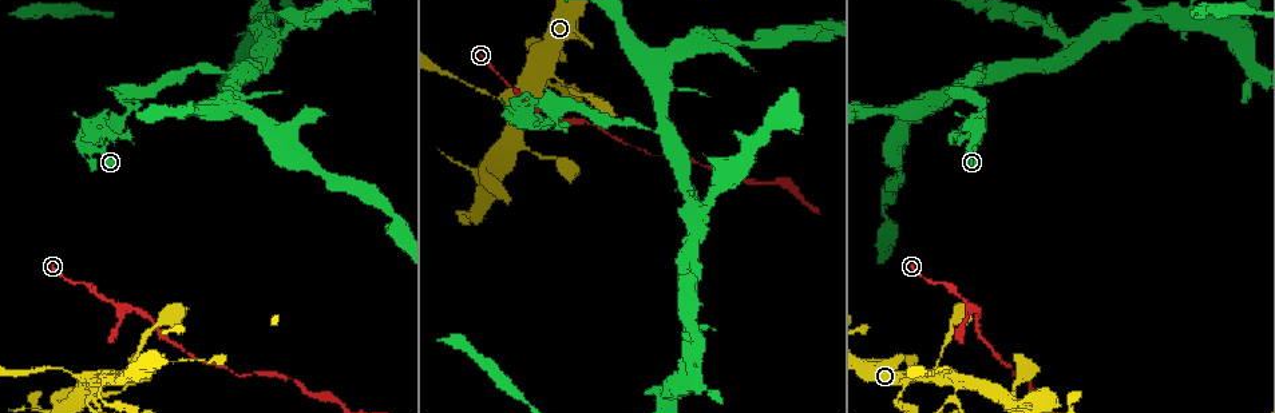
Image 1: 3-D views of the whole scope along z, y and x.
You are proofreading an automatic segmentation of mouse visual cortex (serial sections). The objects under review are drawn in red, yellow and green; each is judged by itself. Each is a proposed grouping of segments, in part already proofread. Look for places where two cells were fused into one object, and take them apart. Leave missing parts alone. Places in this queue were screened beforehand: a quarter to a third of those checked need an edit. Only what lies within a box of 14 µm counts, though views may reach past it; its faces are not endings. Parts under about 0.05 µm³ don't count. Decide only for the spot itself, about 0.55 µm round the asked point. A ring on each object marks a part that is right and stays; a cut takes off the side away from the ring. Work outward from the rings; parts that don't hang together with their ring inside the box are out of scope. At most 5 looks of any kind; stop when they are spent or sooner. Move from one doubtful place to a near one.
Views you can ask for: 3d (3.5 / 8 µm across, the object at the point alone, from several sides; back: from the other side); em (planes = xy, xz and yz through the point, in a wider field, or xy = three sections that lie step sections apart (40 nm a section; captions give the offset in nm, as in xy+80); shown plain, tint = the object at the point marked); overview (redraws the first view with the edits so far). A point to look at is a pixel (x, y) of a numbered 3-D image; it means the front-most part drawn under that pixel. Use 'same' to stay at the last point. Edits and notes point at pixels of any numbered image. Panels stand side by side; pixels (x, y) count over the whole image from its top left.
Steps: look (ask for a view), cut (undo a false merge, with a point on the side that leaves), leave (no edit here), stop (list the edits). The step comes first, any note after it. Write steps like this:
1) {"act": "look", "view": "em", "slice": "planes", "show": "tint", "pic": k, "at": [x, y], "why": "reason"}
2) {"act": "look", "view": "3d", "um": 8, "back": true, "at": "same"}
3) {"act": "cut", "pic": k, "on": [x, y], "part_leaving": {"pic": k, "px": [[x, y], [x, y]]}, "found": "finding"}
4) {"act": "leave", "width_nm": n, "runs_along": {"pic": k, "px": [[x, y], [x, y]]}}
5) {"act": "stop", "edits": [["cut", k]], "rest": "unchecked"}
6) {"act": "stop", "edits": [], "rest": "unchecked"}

{"act": "look", "view": "3d", "um": 8, "pic": 1, "at": [94, 389], "why": "small branch off a trunk"}

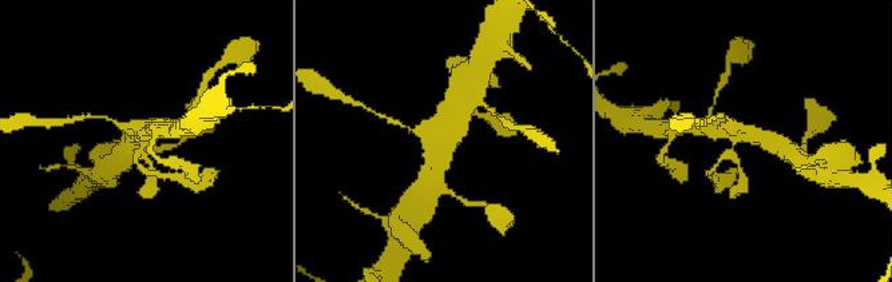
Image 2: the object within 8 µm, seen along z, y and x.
{"act": "look", "view": "3d", "um": 3.5, "pic": 2, "at": [733, 143]}

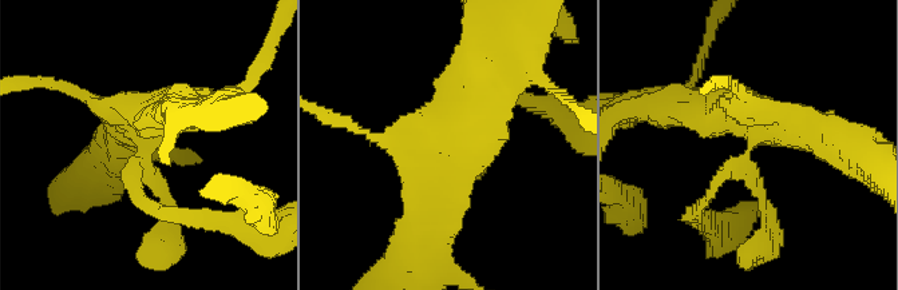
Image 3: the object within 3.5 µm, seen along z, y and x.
{"act": "look", "view": "em", "slice": "planes", "show": "tint", "pic": 3, "at": [144, 140], "why": "need the tissue"}

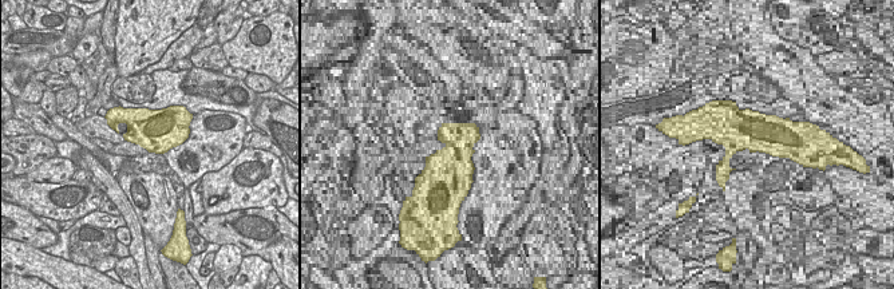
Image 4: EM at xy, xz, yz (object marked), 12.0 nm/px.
{"act": "leave", "runs_along": {"pic": 3, "px": [[486, 86], [423, 237]]}, "found": "all the same cell"}

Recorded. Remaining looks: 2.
{"act": "look", "view": "3d", "um": 3.5, "pic": 1, "at": [968, 306], "why": "branch point"}

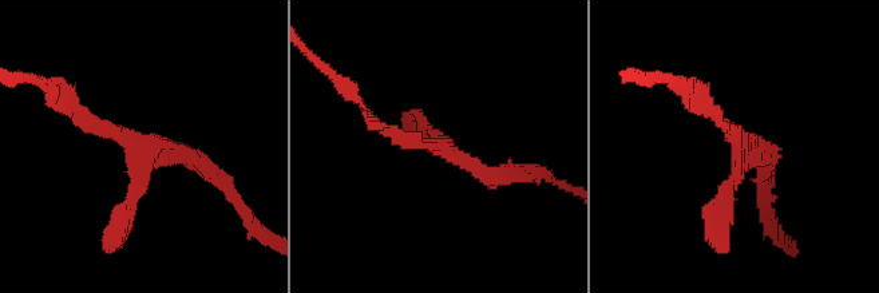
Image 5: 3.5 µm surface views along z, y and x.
{"act": "look", "view": "em", "slice": "xy", "step": 1, "show": "tint", "pic": 5, "at": [737, 147], "why": "shape alone is not enough"}

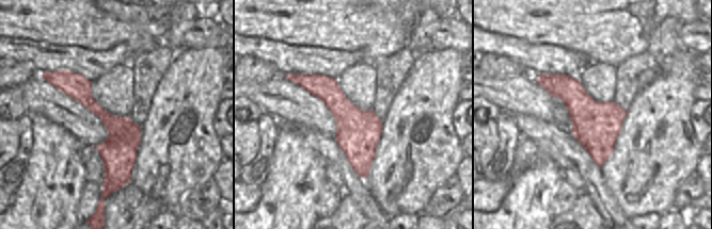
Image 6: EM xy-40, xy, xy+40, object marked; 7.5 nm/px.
{"act": "cut", "pic": 5, "on": [119, 210], "found": "two cells meet here"}

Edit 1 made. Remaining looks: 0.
{"act": "stop", "edits": [["cut", 5]], "rest": "unchecked"}

